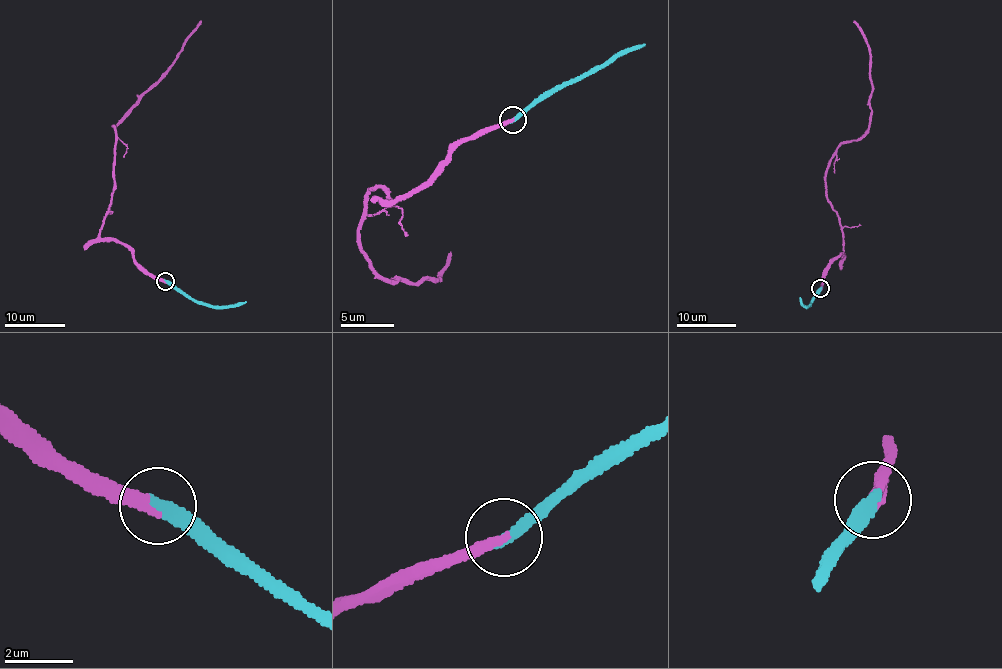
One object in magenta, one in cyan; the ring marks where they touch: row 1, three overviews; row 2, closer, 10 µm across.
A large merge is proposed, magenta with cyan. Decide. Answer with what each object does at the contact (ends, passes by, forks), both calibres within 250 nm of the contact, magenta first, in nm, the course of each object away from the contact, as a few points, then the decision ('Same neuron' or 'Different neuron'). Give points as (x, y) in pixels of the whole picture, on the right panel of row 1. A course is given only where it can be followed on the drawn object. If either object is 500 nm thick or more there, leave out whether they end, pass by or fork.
At the ring magenta ends. At the ring cyan ends. Thickness 300 nm (magenta) against 400 nm. Course of magenta: (819, 288), (826, 268), (844, 253), (825, 171), (835, 150), (867, 128), (873, 85), (866, 39), (853, 20). Course of cyan: (820, 288), (807, 307), (800, 297). Same neuron

